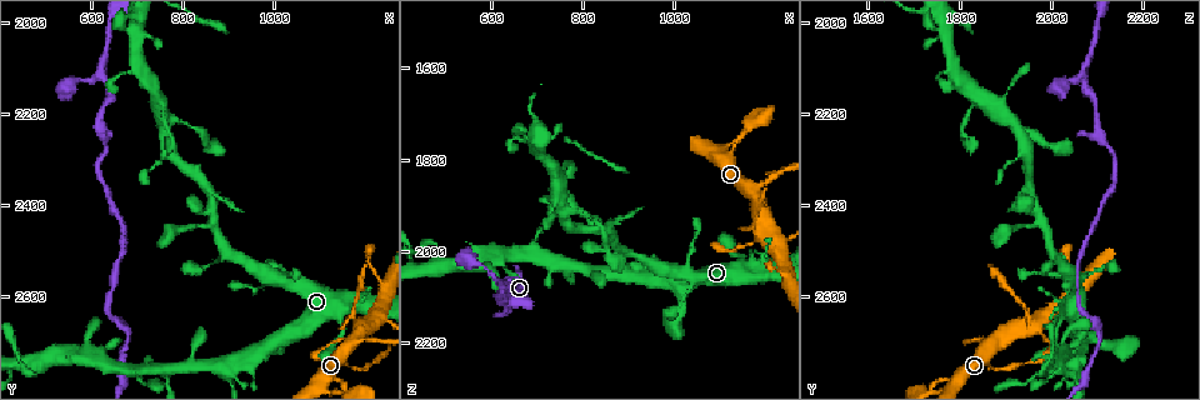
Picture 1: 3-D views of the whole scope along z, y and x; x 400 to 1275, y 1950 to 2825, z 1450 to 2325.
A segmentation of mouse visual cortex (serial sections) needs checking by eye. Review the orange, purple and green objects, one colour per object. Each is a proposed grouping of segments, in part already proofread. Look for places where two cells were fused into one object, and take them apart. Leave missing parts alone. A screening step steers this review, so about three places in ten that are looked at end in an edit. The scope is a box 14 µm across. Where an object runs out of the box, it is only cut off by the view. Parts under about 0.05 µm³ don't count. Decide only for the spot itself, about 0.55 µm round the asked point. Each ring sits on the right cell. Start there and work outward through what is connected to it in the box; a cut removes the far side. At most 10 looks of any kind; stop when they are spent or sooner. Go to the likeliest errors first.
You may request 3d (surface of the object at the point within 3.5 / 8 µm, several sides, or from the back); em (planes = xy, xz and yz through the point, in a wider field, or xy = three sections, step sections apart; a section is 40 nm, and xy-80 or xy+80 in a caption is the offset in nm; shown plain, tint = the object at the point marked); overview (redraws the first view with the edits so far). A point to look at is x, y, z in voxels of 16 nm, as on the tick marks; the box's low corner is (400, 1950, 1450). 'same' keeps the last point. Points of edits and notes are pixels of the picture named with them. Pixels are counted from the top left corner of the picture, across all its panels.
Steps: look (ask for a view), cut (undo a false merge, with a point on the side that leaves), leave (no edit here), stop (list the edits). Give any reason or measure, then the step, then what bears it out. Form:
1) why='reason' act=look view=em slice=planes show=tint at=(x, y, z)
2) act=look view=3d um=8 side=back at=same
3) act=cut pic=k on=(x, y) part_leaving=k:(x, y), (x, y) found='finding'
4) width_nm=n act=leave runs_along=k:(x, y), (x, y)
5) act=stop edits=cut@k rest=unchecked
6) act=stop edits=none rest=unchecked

why='sudden change in width' act=look view=3d um=3.5 side=back at=(1185, 2760, 1870)

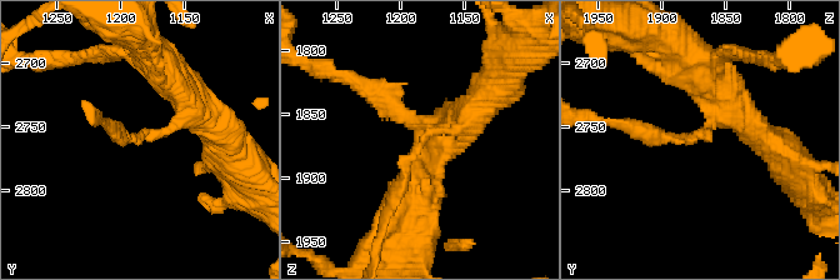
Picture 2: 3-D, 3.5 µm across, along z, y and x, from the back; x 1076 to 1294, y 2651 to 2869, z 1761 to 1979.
arm_widths_nm=200,350 why='need the tissue' act=look view=em slice=xy step=1 show=tint at=(1184, 2756, 1876)

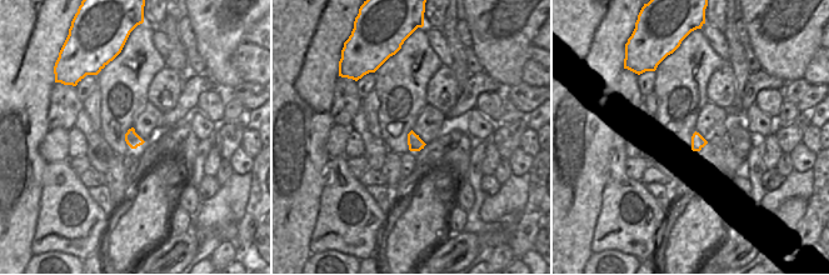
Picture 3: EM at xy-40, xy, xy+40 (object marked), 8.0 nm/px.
width_nm=120 act=cut pic=2 on=(664, 139) part_leaving=2:(701, 134), (663, 138), (595, 119) found='two cells meet here'

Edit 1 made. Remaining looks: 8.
why='redraw' act=look view=overview

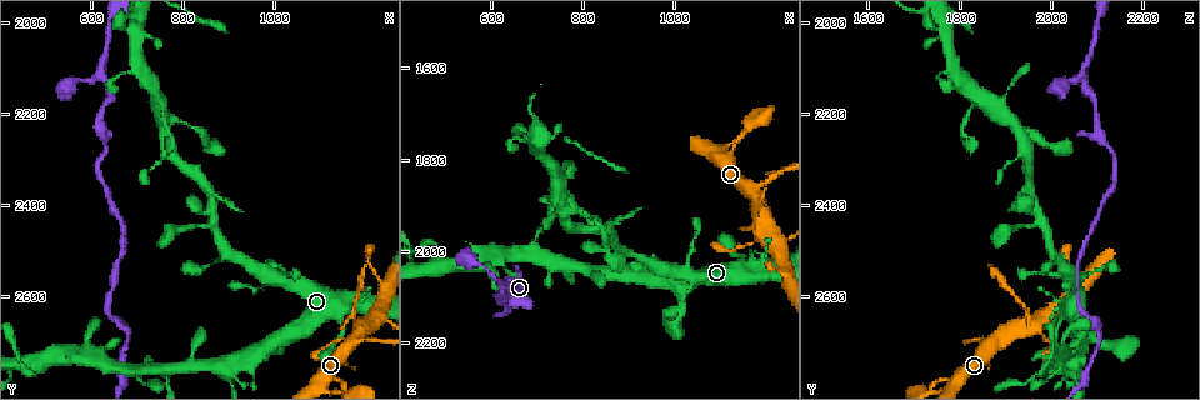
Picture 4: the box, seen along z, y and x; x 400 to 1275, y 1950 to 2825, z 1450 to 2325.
why='four or more arms meet' act=look view=3d um=3.5 side=back at=(1180, 2665, 1965)

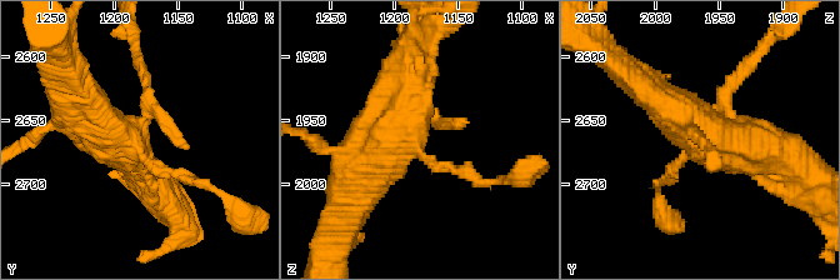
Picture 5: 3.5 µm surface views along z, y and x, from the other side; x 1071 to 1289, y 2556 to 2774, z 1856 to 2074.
why='need the tissue' act=look view=em slice=planes show=tint at=(1184, 2672, 1966)

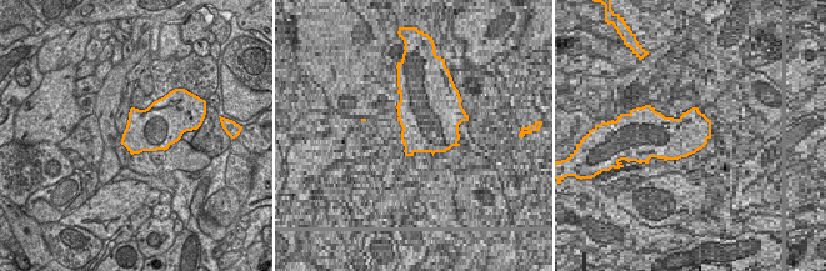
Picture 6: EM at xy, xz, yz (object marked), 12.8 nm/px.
act=leave runs_along=5:(781, 155), (708, 140), (650, 90) found='continuous, no second cell'

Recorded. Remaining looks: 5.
why='sharp bend' act=look view=3d um=3.5 at=(685, 2695, 2110)

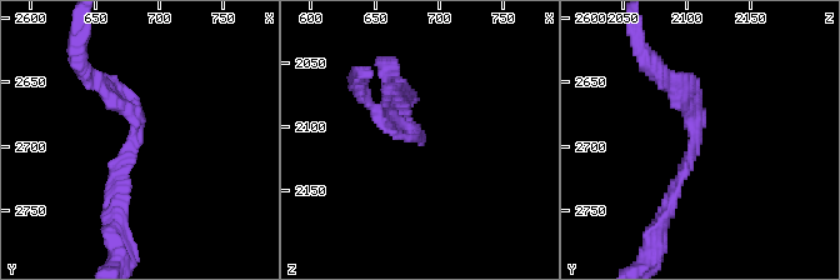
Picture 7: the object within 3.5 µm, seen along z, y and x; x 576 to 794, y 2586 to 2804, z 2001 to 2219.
arm_widths_nm=150,200 why='now the EM' act=look view=em slice=xy step=5 show=tint at=(678, 2690, 2108)

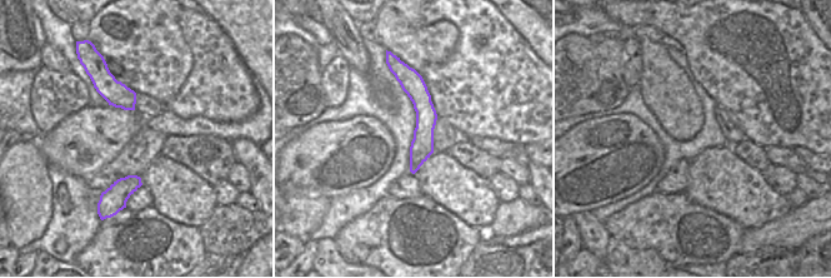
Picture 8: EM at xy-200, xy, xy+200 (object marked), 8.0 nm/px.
act=leave found='continuous, no second cell'

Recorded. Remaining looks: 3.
act=look view=3d um=3.5 side=back at=(620, 2120, 2075)

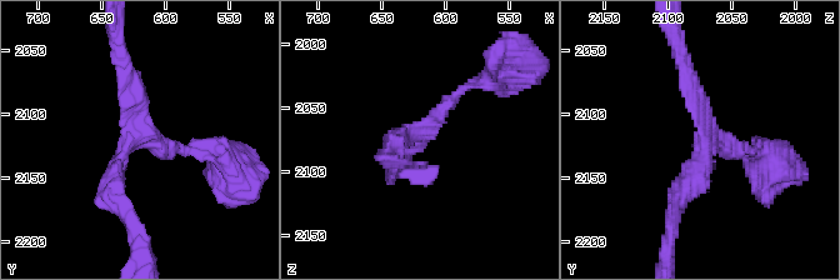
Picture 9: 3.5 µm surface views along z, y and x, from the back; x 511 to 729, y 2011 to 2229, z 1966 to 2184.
arms=3 arm_widths_nm=150,200,250 act=look view=em slice=xy step=2 show=tint at=(622, 2116, 2072)

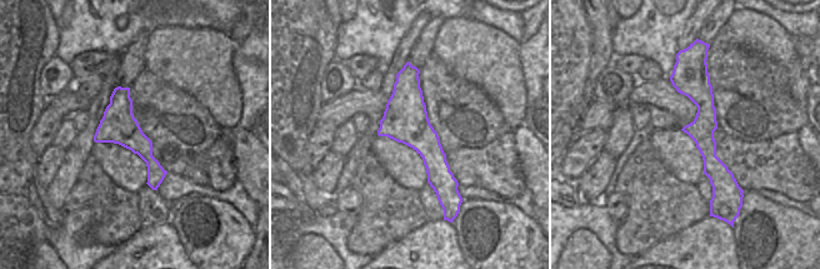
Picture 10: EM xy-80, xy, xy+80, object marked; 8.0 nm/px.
act=leave runs_along=10:(685, 65), (705, 103), (716, 189) found='one cell here'

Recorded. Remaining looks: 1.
act=stop edits=cut@2 rest=unchecked

